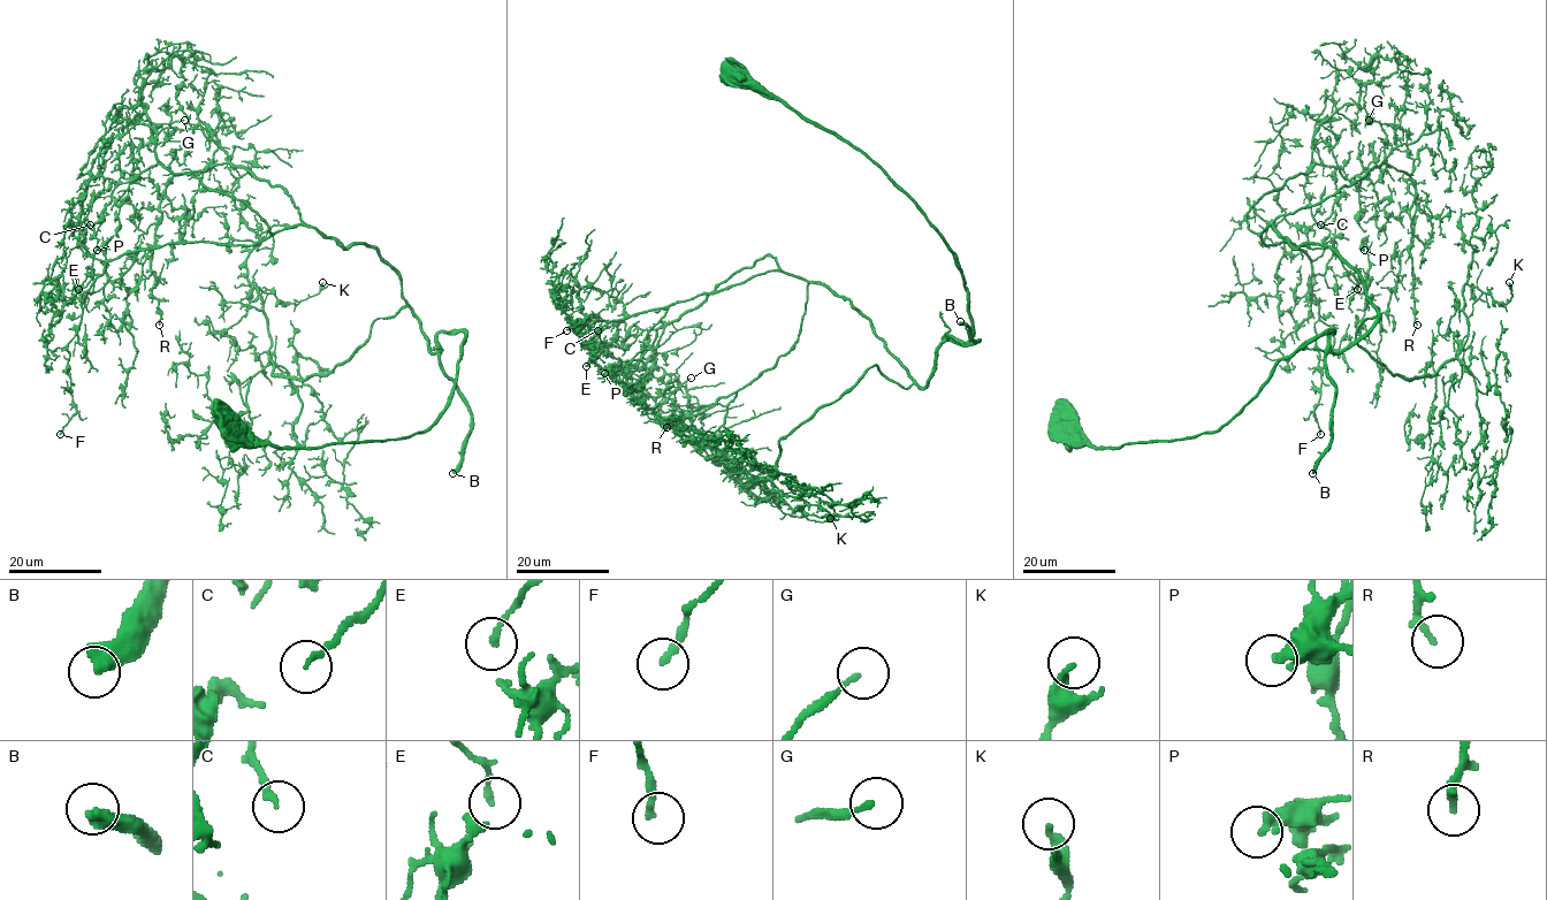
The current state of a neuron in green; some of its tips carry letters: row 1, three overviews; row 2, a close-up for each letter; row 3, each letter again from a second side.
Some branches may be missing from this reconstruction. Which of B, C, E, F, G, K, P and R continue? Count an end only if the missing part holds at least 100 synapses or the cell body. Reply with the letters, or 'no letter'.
B

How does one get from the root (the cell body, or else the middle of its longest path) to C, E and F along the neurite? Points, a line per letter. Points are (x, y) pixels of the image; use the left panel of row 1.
C: (227, 417), (280, 448), (408, 437), (465, 334), (432, 352), (374, 249), (272, 233), (147, 126), (90, 224)
E: (227, 417), (280, 448), (408, 437), (465, 334), (432, 352), (374, 249), (302, 224), (138, 246), (78, 289)
F: (227, 417), (408, 437), (465, 334), (432, 352), (379, 253), (312, 227), (135, 251), (60, 434)

